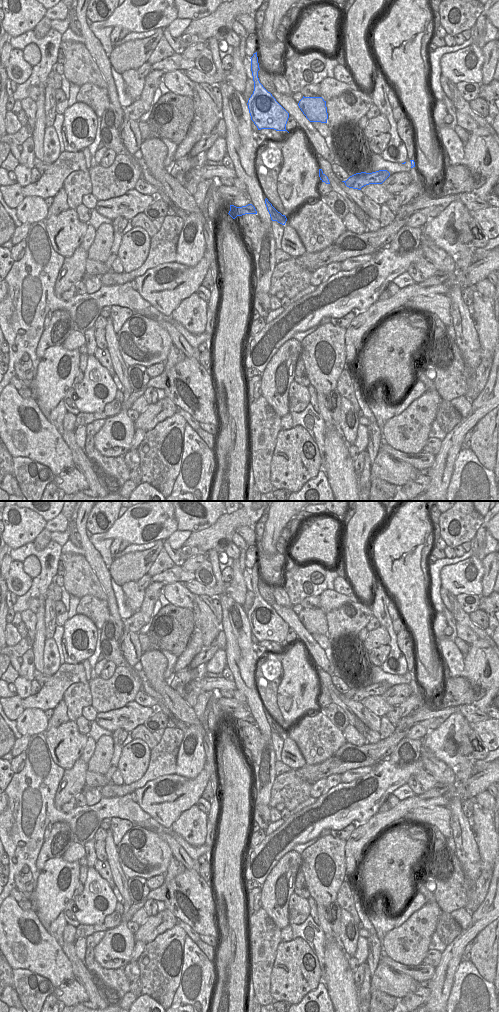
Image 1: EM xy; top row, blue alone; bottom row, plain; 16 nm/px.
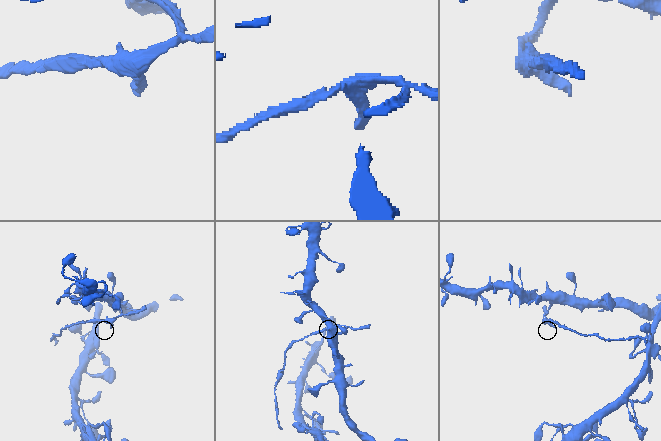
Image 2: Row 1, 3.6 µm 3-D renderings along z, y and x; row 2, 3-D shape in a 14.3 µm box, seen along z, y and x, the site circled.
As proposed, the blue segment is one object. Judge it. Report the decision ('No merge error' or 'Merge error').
Merge error

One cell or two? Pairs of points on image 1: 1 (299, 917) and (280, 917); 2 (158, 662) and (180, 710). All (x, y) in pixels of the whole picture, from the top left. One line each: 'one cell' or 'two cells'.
1: two cells
2: one cell

